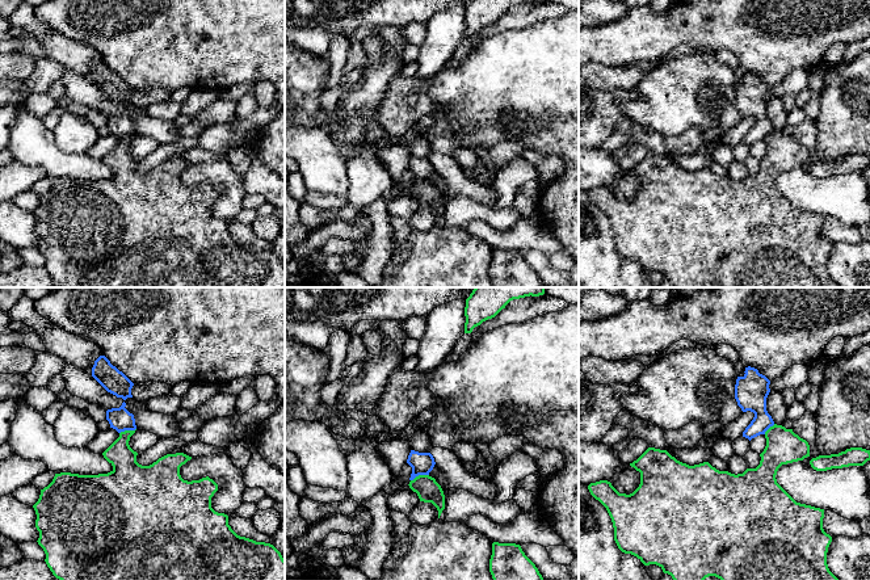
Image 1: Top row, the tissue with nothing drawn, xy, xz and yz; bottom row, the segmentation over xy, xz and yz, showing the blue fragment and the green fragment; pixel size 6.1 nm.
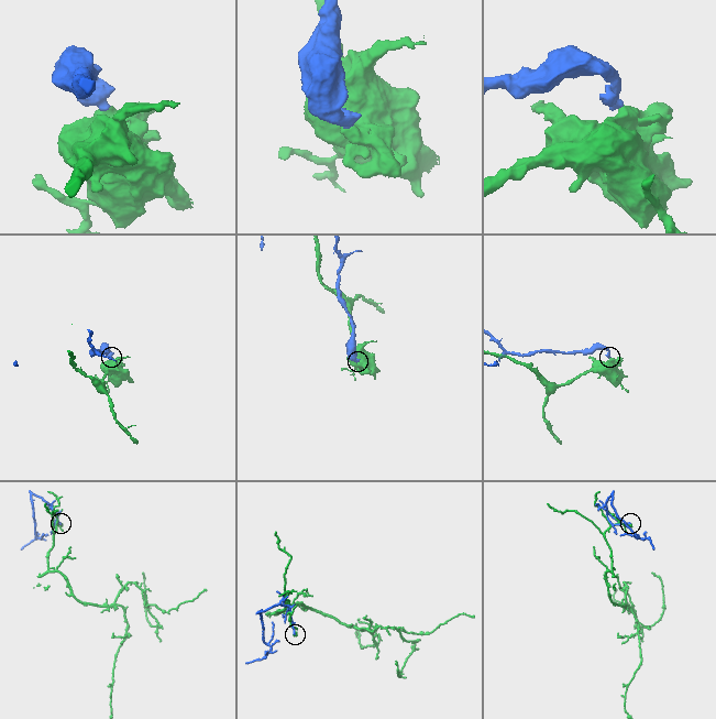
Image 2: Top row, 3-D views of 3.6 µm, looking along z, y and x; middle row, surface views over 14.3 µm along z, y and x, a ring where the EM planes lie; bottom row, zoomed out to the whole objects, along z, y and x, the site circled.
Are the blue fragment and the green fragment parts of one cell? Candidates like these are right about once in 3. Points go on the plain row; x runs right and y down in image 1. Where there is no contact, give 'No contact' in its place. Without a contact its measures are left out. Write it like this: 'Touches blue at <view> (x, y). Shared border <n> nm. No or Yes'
Touches blue at xz (419, 180). Shared border 120 nm. No

